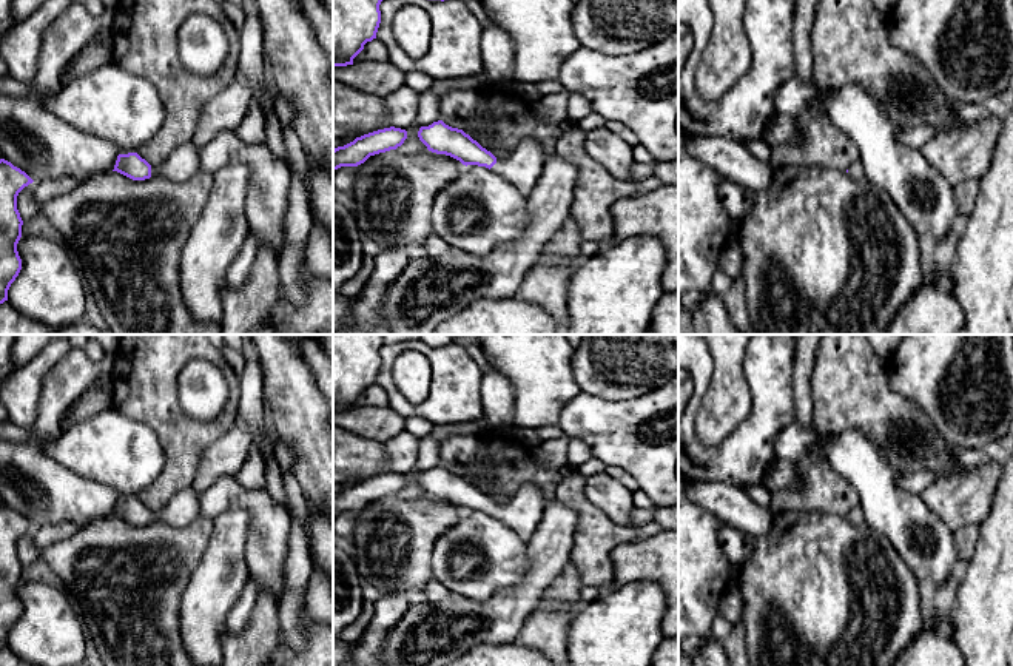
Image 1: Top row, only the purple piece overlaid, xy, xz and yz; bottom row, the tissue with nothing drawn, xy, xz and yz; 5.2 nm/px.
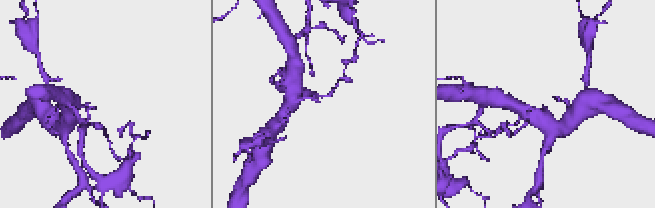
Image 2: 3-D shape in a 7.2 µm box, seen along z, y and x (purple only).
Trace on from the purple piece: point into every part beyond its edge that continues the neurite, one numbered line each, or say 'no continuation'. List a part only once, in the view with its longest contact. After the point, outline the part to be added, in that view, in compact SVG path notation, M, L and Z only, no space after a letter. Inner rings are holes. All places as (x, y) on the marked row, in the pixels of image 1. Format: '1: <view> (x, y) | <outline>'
1: xz (523, 167) | M524 139L507 159L496 159L490 170L515 185L520 194L529 196L537 185L544 160L543 146L533 139Z

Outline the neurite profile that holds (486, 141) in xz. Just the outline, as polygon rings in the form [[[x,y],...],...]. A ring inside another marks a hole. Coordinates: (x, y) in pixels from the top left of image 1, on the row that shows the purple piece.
[[[490,133],[480,136],[478,143],[487,151],[490,151],[496,159],[507,159],[510,156],[510,153],[500,150],[495,145],[493,136]]]

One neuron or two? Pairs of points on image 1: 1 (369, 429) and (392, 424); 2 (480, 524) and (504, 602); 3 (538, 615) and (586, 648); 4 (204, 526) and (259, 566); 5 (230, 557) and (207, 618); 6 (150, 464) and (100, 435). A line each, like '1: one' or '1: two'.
1: one
2: two
3: two
4: two
5: one
6: one

